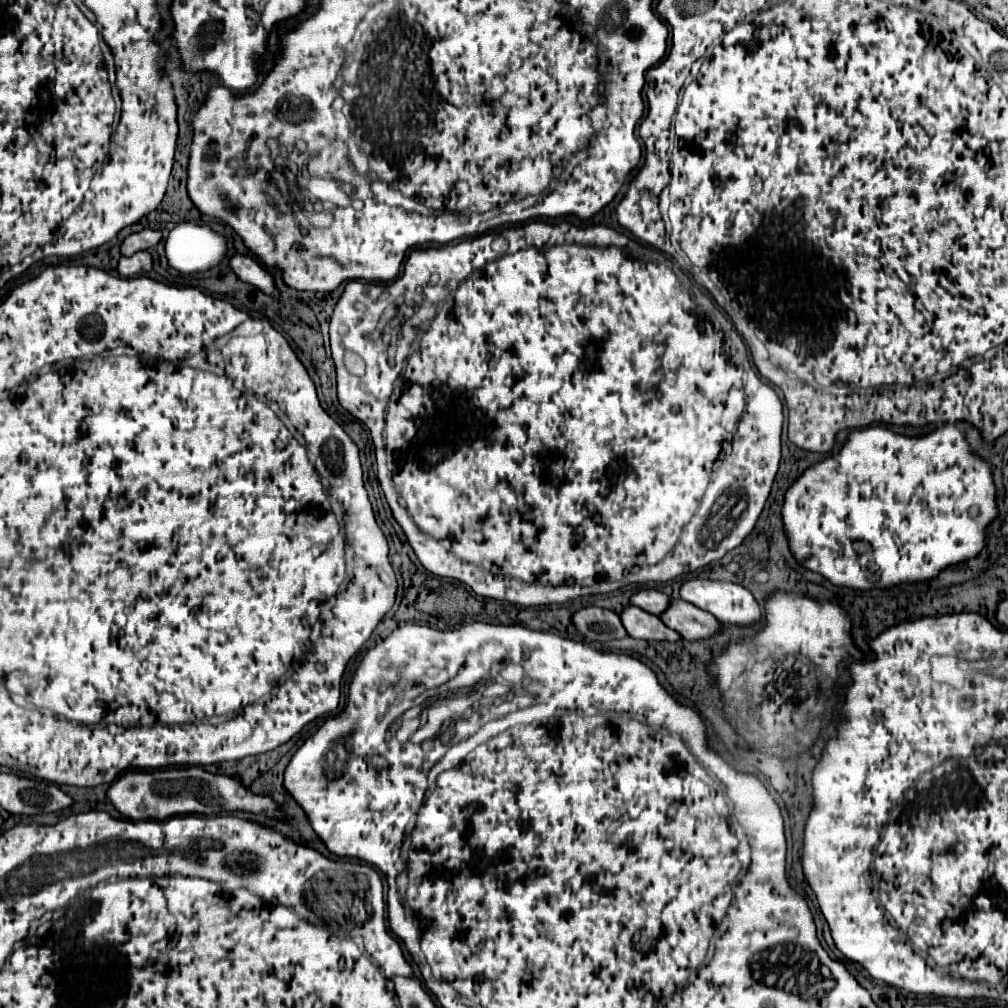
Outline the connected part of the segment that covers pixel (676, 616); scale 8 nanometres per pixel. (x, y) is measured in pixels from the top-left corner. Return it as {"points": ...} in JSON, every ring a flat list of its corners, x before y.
{"points":[[673,599,673,605,661,615,661,621,687,641,703,641,721,633,723,629,713,615,681,599]]}

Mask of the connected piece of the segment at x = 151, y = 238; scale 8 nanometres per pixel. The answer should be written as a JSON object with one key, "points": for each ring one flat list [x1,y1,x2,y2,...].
{"points":[[143,229,139,233,129,235,123,245,121,245,121,253,123,255,133,255,137,251,145,251,145,249,153,249,159,241,161,241,161,231,153,231,153,229]]}

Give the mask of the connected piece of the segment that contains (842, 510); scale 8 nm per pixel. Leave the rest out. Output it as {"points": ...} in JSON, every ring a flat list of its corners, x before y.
{"points":[[945,423,925,435,909,437,895,433,883,425,871,425,865,429,855,429,847,435,843,447,839,451,833,451,825,459,817,461,815,465,807,467,797,481,787,489,785,501,781,505,781,521,783,521,783,533,789,543,789,551,795,557,797,563,801,563,805,569,823,575,829,583,837,587,849,587,857,591,871,591,871,589,893,589,901,583,923,583,937,579,941,571,945,571,951,565,965,563,969,559,975,559,981,549,987,545,987,527,993,519,997,519,999,507,997,507,997,489,993,481,993,467,987,459,979,457,973,447,969,445,969,439,963,431,957,429,955,423]]}

